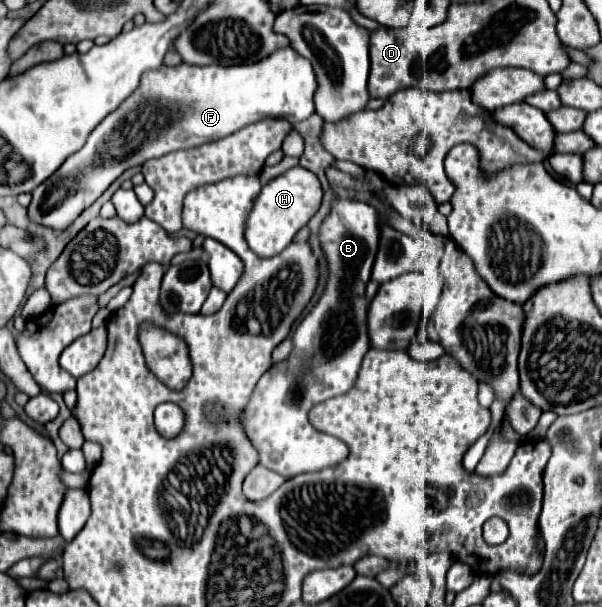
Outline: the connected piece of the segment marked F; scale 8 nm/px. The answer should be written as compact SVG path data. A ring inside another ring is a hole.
M292 47L278 49L270 57L250 65L198 67L182 63L178 67L162 65L158 71L146 71L138 91L102 119L90 133L84 149L70 155L46 183L34 189L28 215L40 225L66 229L74 217L92 205L130 167L170 151L218 141L266 117L292 115L292 125L308 119L314 113L316 87L310 61Z

